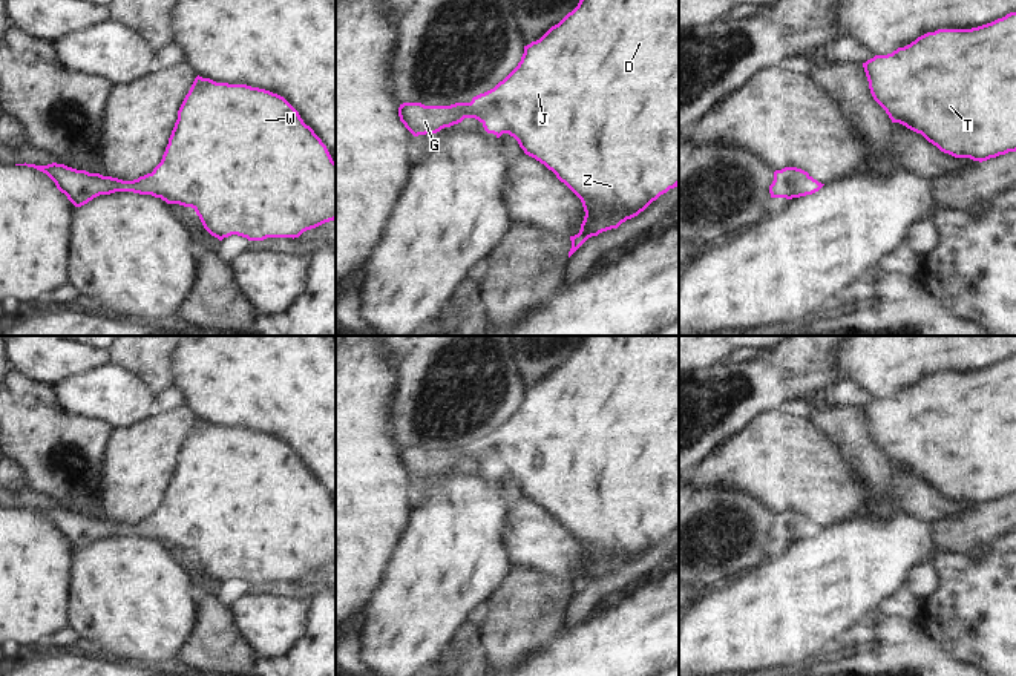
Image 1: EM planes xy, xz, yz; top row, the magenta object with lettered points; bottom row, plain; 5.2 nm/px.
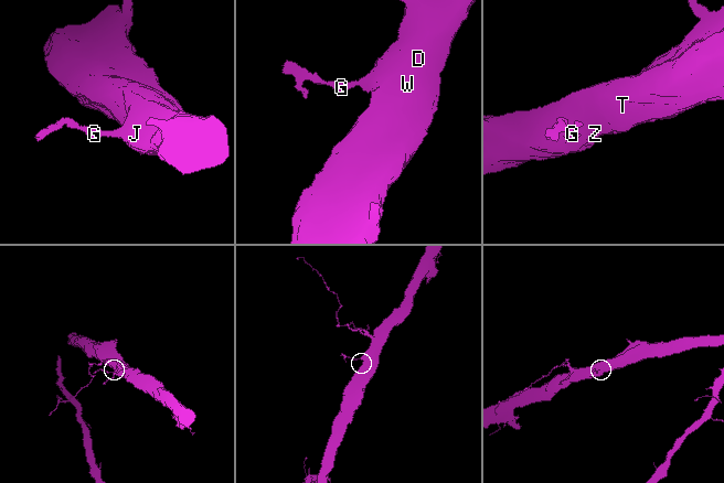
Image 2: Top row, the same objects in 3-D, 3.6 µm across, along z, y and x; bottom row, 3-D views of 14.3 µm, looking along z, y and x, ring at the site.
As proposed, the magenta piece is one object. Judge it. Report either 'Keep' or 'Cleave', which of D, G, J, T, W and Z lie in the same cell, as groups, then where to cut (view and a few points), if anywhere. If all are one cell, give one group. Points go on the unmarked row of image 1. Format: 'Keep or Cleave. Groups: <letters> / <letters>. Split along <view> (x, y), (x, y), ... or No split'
Keep. Groups: D G J T W Z. No split.

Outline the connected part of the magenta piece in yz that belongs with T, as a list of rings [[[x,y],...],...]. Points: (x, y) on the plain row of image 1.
[[[1016,356],[972,372],[938,372],[887,399],[863,406],[873,443],[892,466],[921,477],[955,501],[987,504],[1016,495]]]

